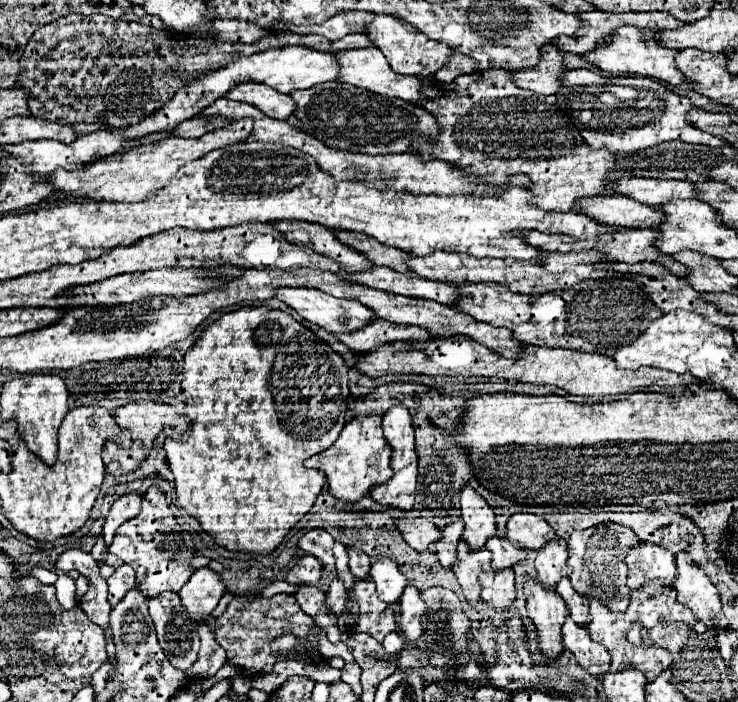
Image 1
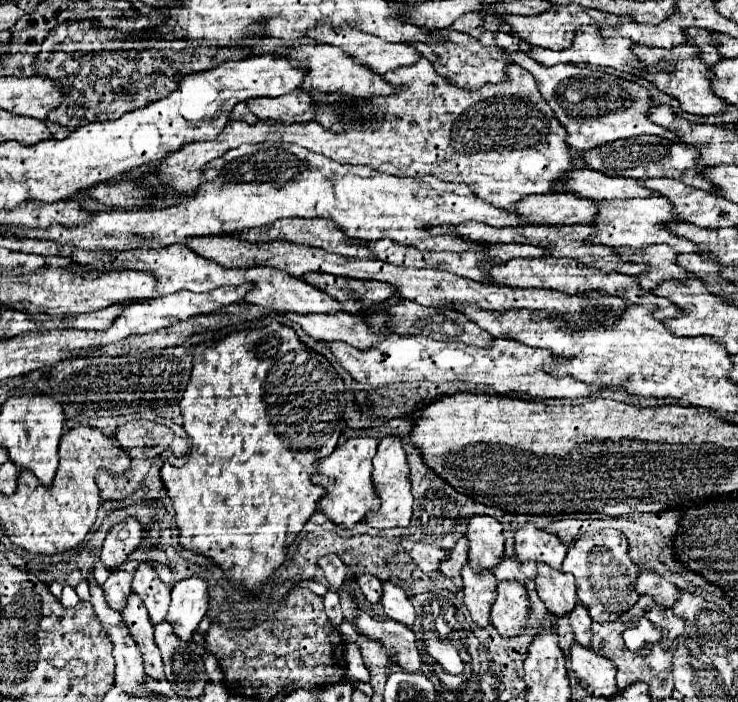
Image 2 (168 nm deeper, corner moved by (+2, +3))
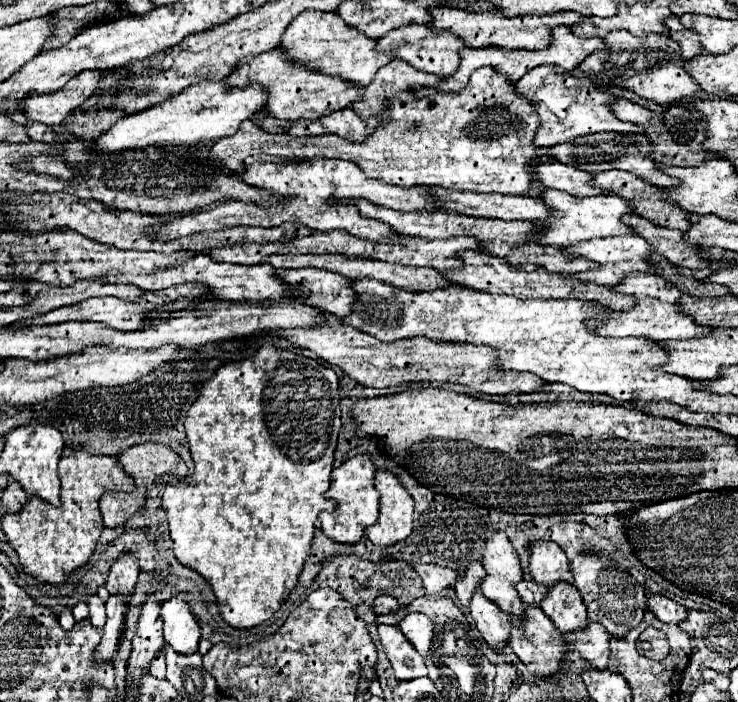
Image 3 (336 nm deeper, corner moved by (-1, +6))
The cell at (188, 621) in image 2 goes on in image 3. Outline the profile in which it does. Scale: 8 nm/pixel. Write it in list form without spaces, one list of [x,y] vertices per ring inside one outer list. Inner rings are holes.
[[[176,594],[160,608],[164,640],[178,654],[194,654],[200,642],[200,626],[186,604],[186,596],[188,594]]]

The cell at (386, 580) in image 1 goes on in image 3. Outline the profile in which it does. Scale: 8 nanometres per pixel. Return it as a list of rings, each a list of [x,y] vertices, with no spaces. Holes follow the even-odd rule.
[[[408,614],[398,624],[400,632],[410,640],[410,644],[418,650],[420,656],[428,656],[432,638],[434,638],[434,624],[424,614]]]

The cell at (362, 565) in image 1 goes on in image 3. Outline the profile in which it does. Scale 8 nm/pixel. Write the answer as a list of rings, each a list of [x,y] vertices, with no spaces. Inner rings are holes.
[[[378,596],[374,602],[374,612],[376,614],[394,614],[400,610],[400,604],[392,596]]]

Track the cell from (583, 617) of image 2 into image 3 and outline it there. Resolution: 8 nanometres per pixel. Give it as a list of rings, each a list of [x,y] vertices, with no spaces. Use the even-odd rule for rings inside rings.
[[[588,624],[582,632],[574,632],[576,652],[596,670],[606,670],[610,658],[610,634],[600,624]]]

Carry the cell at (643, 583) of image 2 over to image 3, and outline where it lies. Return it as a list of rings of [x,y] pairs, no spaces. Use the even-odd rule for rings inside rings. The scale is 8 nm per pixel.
[[[662,596],[648,598],[648,610],[664,624],[680,624],[688,616],[688,612],[678,602]]]

